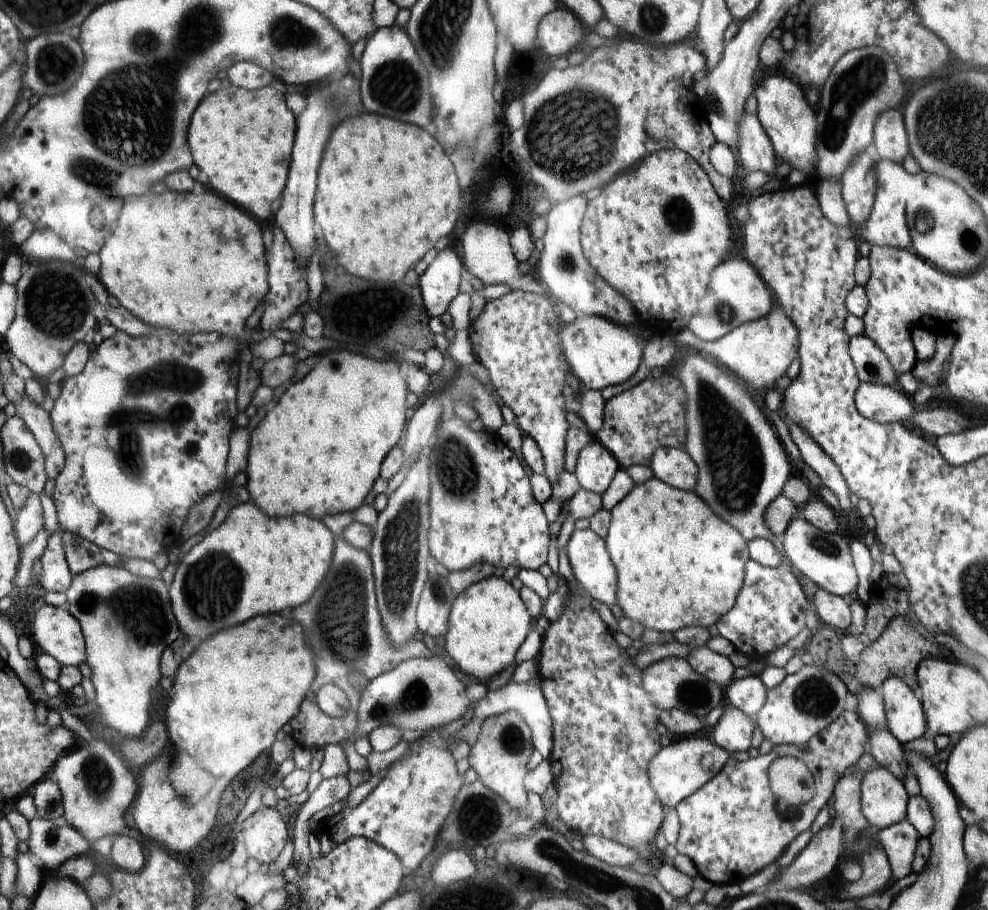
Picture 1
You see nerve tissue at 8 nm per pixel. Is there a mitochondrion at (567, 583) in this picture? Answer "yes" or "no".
no

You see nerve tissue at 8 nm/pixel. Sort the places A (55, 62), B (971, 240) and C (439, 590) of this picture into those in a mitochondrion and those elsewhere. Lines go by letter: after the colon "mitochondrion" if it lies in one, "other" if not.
A: mitochondrion
B: mitochondrion
C: mitochondrion

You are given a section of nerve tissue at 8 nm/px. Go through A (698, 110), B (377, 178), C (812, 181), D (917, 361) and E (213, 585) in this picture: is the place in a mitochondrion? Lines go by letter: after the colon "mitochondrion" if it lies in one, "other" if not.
A: other
B: other
C: other
D: other
E: mitochondrion

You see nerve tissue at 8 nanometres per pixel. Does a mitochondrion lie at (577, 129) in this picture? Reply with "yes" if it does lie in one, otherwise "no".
yes

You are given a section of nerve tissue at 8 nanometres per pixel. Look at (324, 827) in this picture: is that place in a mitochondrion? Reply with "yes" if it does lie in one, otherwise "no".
no

